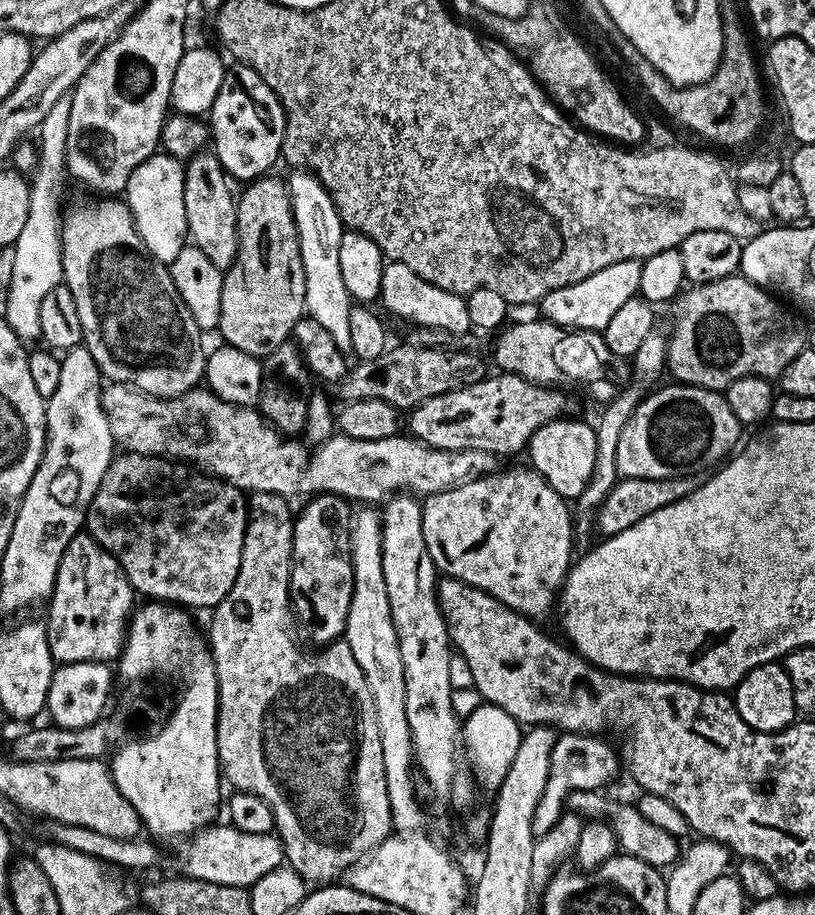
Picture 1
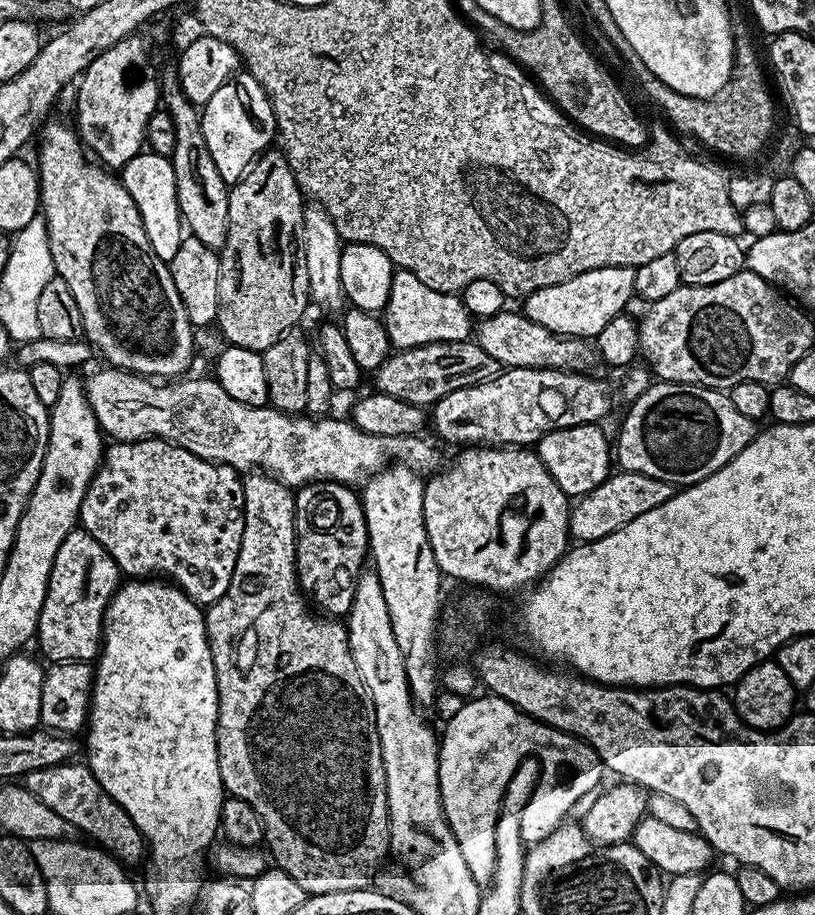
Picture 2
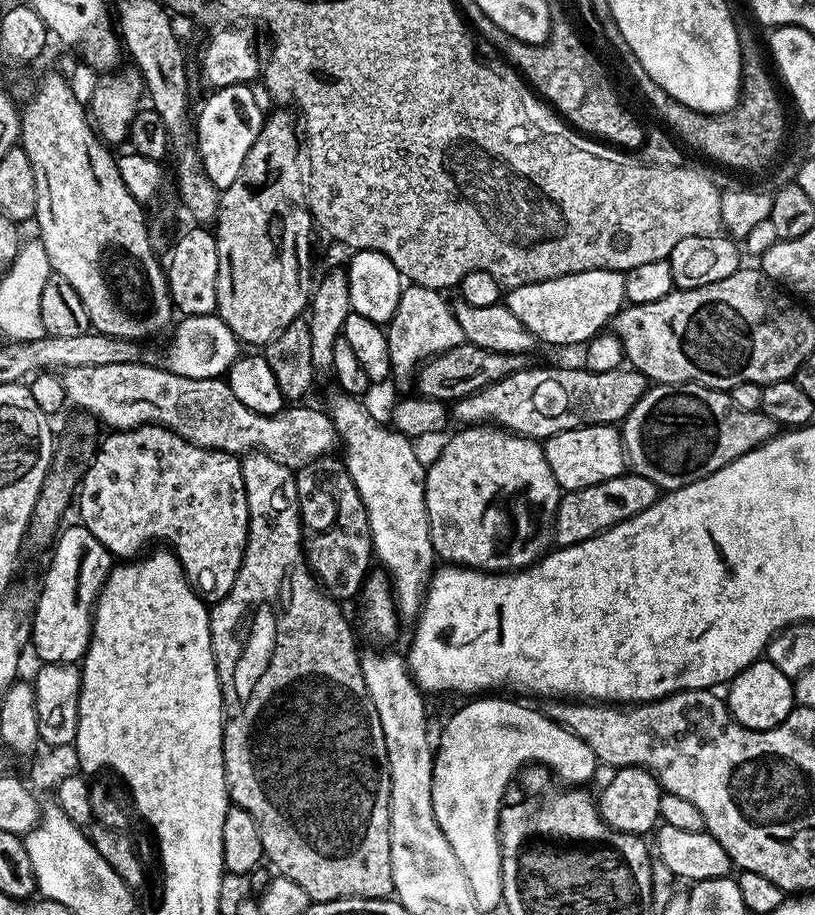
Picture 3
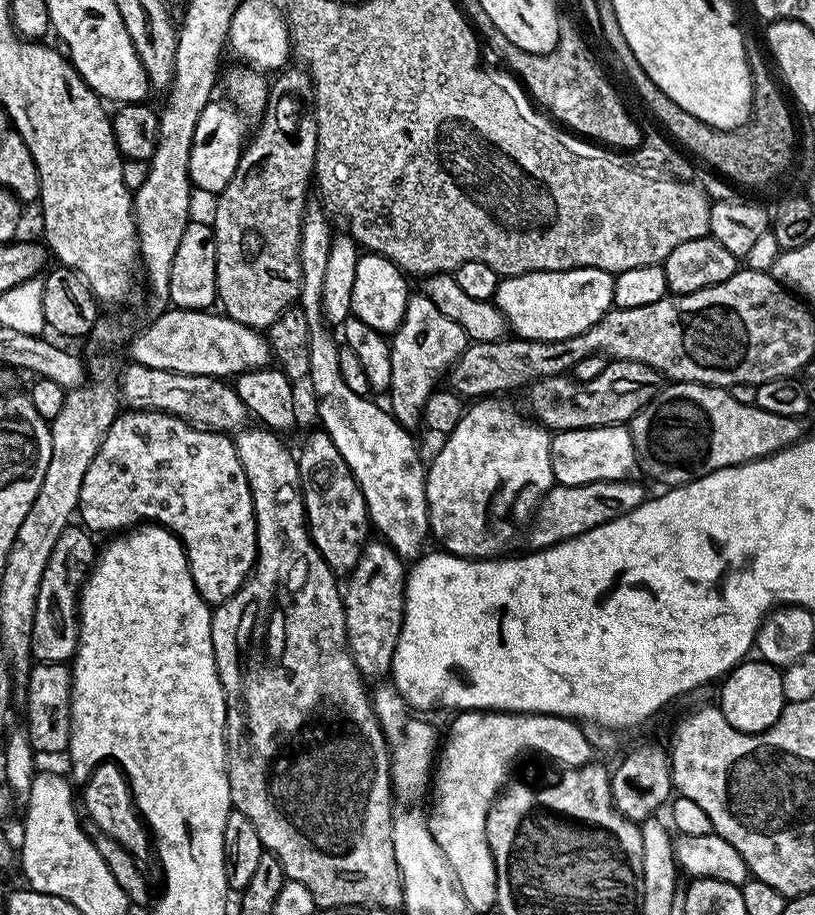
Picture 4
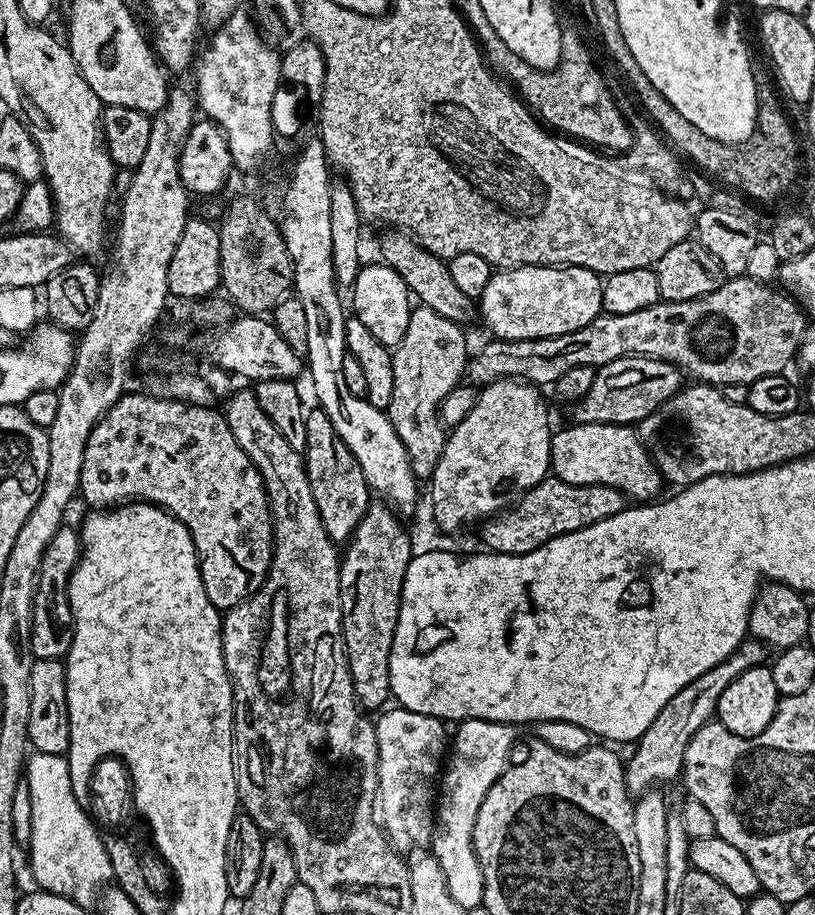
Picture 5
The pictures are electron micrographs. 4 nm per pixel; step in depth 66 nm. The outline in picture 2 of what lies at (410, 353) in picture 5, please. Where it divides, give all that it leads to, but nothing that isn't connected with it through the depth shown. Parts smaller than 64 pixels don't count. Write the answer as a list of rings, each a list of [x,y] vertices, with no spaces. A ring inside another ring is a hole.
[[[396,270],[392,273],[390,298],[382,319],[393,349],[417,348],[439,340],[466,340],[473,335],[474,320],[464,308],[463,299],[451,292],[430,290],[413,272]]]

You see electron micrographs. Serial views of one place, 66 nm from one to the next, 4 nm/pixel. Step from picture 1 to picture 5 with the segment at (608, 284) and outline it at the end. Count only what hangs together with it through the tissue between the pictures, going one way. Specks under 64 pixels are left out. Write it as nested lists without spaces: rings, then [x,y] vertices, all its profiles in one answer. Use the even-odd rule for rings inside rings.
[[[576,264],[549,266],[518,266],[493,271],[490,282],[486,282],[486,290],[478,297],[478,314],[484,318],[484,324],[492,331],[497,340],[525,340],[526,338],[550,338],[558,334],[570,334],[570,330],[578,330],[586,326],[595,316],[601,315],[604,306],[604,280],[600,273],[588,268],[580,268]]]

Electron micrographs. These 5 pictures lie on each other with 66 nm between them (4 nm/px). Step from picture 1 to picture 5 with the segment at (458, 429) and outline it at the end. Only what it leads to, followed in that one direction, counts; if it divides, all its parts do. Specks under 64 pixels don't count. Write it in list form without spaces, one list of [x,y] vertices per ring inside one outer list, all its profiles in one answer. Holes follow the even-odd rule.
[[[623,356],[596,369],[596,377],[585,394],[582,406],[576,406],[572,420],[577,424],[639,425],[658,406],[662,406],[682,387],[682,373],[675,364],[649,356]]]

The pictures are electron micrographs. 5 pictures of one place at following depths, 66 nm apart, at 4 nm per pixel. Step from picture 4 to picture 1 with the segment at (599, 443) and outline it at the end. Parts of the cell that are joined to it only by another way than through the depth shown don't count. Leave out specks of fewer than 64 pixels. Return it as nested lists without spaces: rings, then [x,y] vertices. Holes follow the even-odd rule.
[[[576,418],[552,420],[542,426],[530,438],[526,449],[531,467],[543,480],[565,500],[575,501],[577,496],[586,490],[586,482],[590,482],[590,474],[594,474],[594,456],[598,454],[596,430],[591,423]]]

